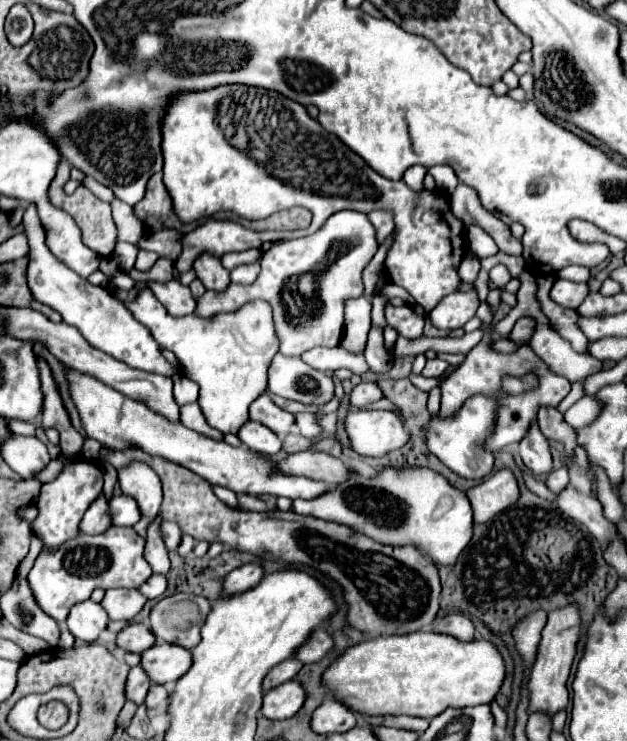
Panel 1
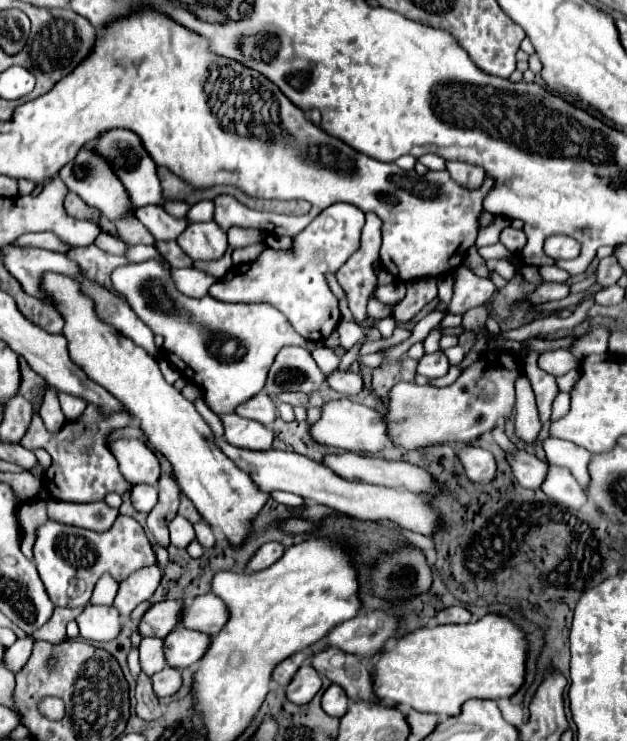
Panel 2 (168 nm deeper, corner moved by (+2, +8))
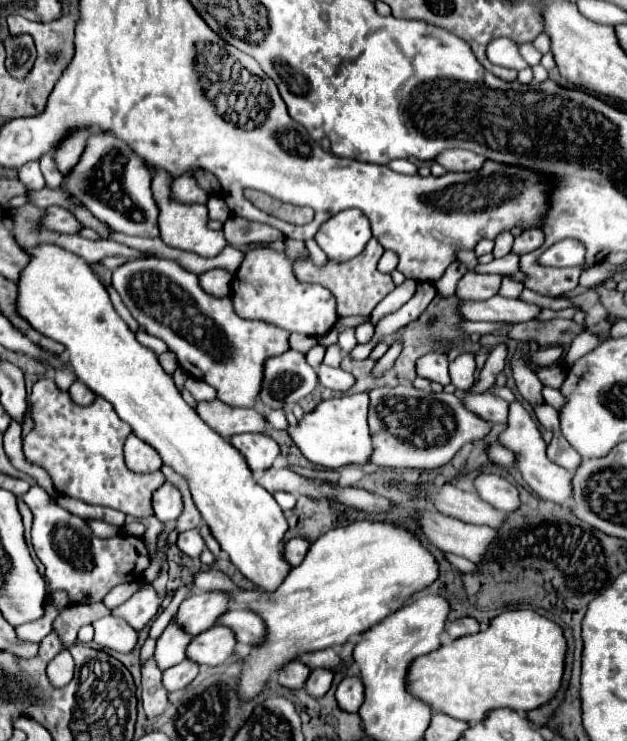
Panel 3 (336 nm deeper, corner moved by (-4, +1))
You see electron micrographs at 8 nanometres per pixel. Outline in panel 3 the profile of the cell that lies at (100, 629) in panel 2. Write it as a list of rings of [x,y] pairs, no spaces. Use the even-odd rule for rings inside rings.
[[[107,615],[93,623],[95,627],[95,643],[119,653],[131,653],[137,645],[137,631],[119,617]]]

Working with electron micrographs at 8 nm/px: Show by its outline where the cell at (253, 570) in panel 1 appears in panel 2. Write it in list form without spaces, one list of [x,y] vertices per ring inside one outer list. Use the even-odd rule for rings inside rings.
[[[269,542],[265,546],[261,546],[255,556],[247,562],[247,570],[251,572],[257,572],[257,570],[263,570],[263,568],[269,568],[273,562],[277,562],[283,554],[283,546],[277,544],[277,542]]]

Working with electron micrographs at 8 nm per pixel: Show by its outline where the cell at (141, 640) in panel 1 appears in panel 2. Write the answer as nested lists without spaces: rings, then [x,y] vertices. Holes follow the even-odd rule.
[[[165,600],[153,604],[143,618],[139,620],[139,634],[145,636],[155,636],[155,638],[165,638],[179,622],[181,614],[181,602],[175,600]]]

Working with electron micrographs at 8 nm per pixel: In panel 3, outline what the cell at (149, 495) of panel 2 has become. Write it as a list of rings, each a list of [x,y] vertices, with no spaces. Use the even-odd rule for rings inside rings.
[[[165,483],[153,493],[153,511],[159,521],[173,523],[181,515],[181,509],[183,509],[183,501],[175,485]]]

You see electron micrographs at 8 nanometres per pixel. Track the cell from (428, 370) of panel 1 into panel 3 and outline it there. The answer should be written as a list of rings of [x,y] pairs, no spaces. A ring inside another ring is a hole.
[[[427,353],[417,361],[417,375],[441,385],[451,383],[447,373],[447,355],[445,353]]]

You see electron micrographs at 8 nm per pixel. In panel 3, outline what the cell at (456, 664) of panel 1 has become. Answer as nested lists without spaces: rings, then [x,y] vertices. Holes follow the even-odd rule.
[[[509,609],[497,615],[487,631],[461,637],[449,645],[441,645],[437,651],[417,657],[407,675],[409,691],[429,703],[431,709],[439,709],[455,719],[467,721],[471,725],[483,721],[493,709],[515,709],[515,711],[533,711],[549,703],[561,689],[561,679],[565,671],[565,653],[567,639],[561,625],[535,613],[533,609]]]

